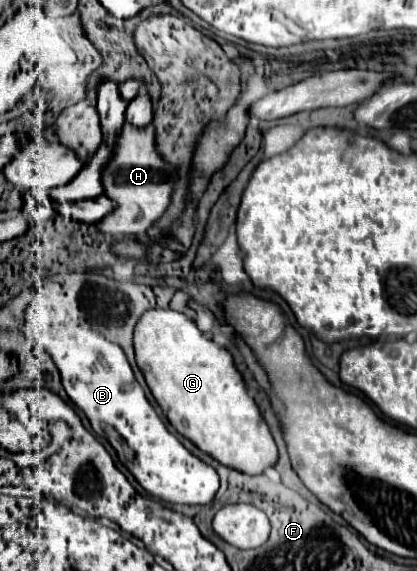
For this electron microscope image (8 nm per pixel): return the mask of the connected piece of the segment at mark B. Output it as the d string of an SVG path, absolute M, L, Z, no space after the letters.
M28 306L24 326L28 338L32 336L54 358L70 400L86 414L94 432L112 444L120 462L146 492L172 504L210 504L214 500L218 490L216 470L192 456L166 430L118 344L104 340L92 328L54 322L52 312L44 306Z

